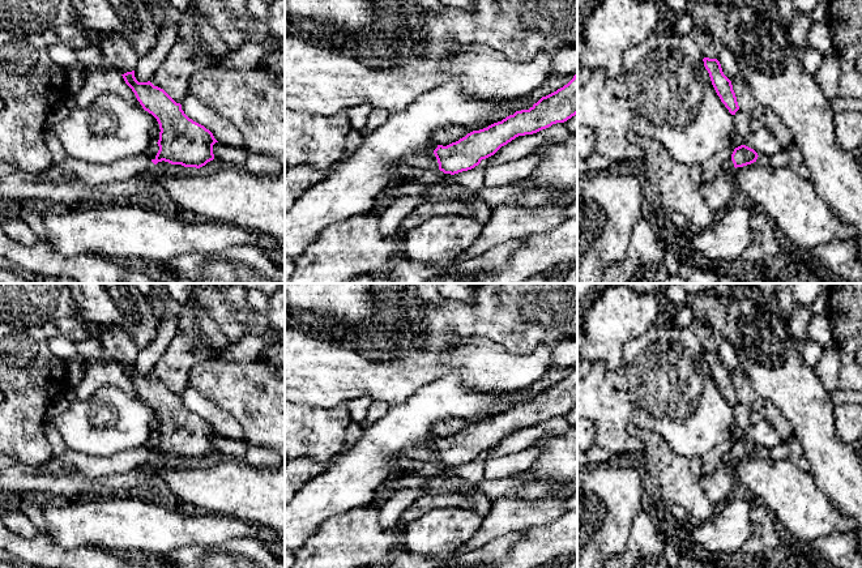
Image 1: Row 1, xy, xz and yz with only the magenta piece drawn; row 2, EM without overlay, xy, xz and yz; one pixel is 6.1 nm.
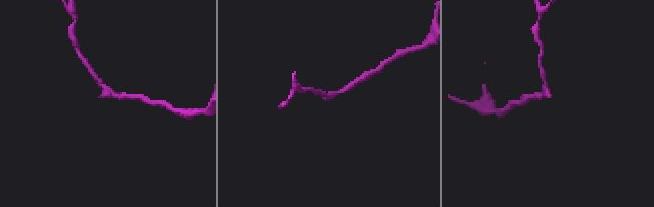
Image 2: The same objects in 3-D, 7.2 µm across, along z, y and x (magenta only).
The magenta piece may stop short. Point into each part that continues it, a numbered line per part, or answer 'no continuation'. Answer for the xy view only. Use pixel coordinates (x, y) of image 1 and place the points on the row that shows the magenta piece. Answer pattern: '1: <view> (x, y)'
1: xy (88, 174)

